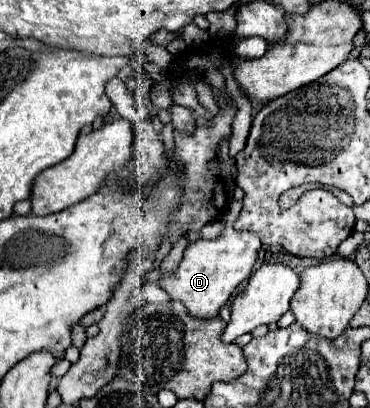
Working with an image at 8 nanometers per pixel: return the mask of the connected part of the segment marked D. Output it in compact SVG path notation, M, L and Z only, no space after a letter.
M230 201L224 215L224 229L216 239L198 239L190 243L178 269L172 275L160 277L160 287L170 295L170 299L180 301L190 315L198 319L212 319L218 315L220 307L230 299L232 291L250 277L258 251L262 247L260 239L252 231L236 231L232 225L238 217L240 201Z

